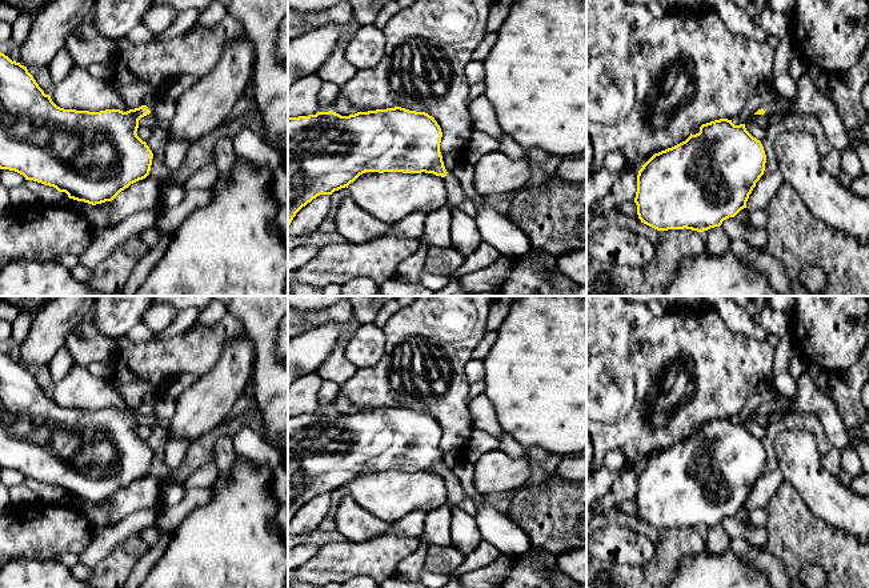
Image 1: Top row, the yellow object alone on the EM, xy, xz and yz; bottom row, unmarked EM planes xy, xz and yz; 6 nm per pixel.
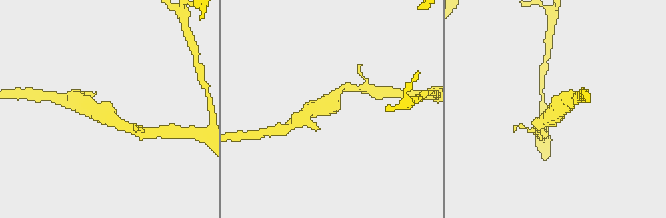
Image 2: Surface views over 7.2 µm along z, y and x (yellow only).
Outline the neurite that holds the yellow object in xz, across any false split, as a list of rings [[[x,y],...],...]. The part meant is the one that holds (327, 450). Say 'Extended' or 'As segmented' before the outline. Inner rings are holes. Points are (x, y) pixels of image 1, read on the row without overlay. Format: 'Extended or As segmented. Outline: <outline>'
Extended. Outline: [[[401,405],[349,415],[329,409],[288,416],[288,525],[296,512],[313,497],[348,487],[365,471],[425,471],[445,477],[448,505],[458,507],[465,500],[473,501],[474,519],[485,541],[512,559],[526,553],[532,548],[529,537],[506,516],[505,505],[490,503],[478,492],[466,495],[460,479],[446,471],[440,451],[441,436],[442,431],[434,416]]]

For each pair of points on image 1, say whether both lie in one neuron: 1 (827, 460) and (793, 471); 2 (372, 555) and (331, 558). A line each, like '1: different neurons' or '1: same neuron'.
1: different neurons
2: same neuron

